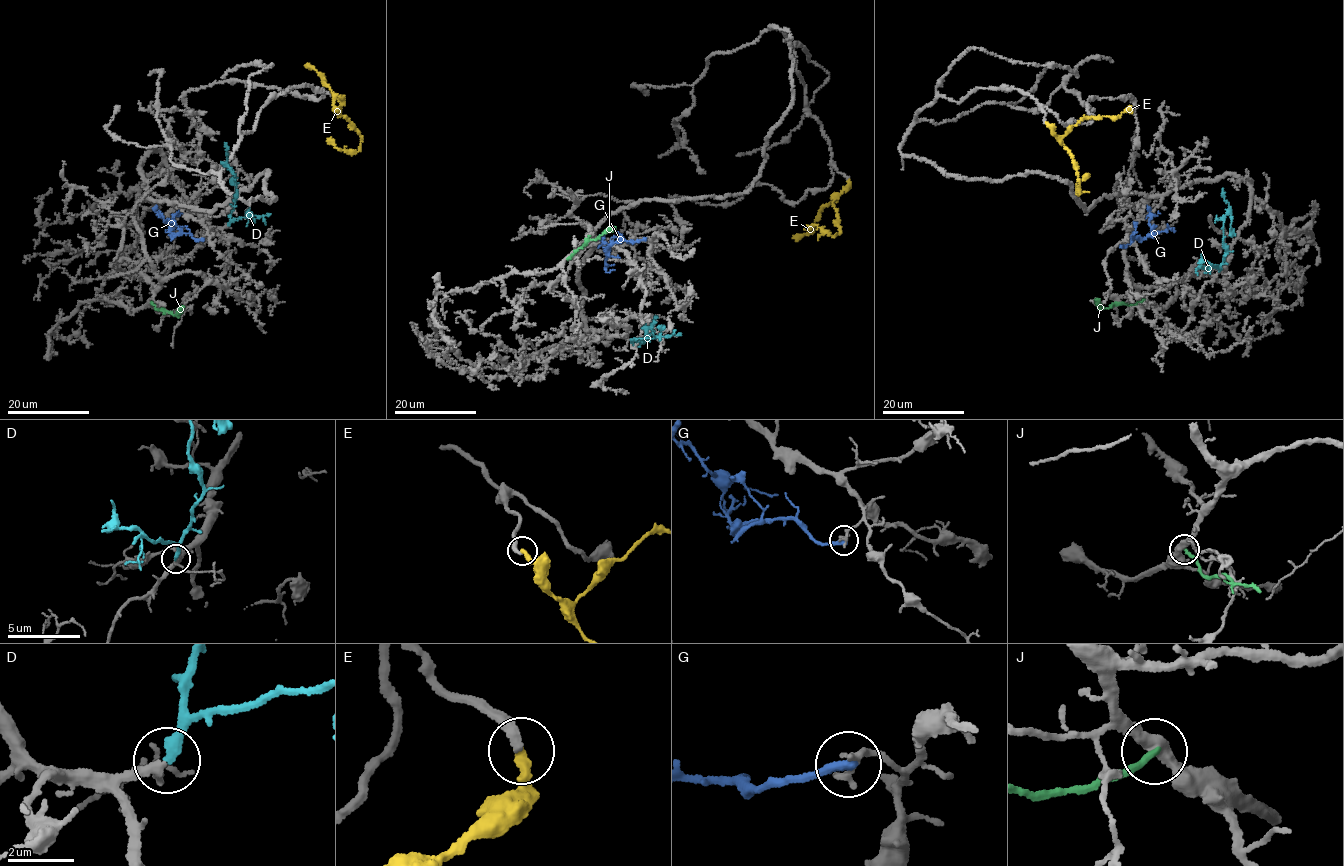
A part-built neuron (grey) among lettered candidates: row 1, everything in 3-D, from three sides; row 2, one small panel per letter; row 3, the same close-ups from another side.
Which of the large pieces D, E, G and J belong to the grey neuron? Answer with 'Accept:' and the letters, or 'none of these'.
Accept: D, E

